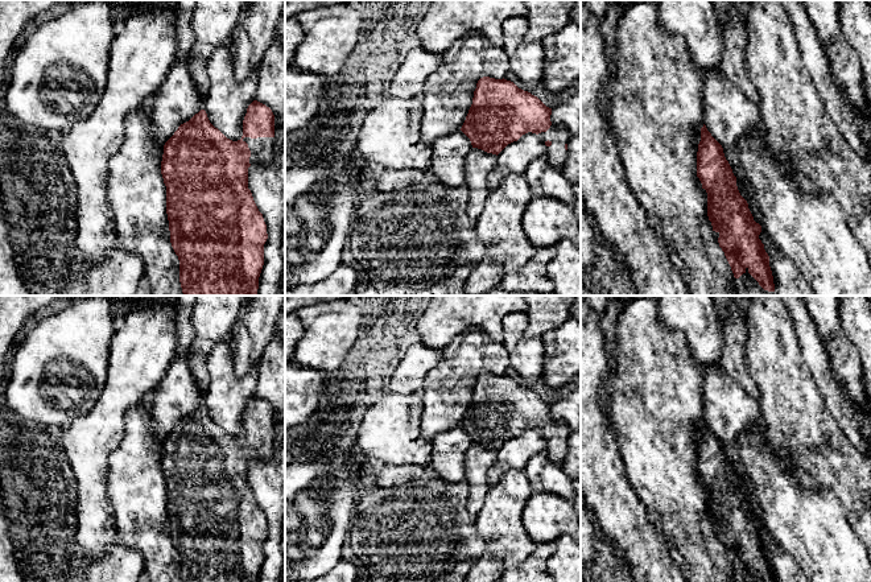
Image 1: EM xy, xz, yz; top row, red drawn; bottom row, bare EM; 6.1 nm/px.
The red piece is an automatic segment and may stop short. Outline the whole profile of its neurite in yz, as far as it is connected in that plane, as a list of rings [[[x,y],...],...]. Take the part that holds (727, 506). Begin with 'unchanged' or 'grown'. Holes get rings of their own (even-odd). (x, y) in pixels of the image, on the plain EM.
unchanged; [[[706,421],[701,424],[697,447],[697,472],[707,488],[707,512],[713,527],[719,529],[718,538],[731,562],[735,574],[748,567],[760,582],[775,582],[769,552],[759,534],[761,521],[754,516],[747,496],[740,491],[736,472],[725,453],[722,441],[711,432]]]

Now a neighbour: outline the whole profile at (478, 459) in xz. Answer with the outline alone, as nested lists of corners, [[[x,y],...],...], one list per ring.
[[[472,443],[465,455],[465,482],[470,487],[467,511],[472,517],[480,512],[490,491],[486,474],[496,461],[496,450]]]

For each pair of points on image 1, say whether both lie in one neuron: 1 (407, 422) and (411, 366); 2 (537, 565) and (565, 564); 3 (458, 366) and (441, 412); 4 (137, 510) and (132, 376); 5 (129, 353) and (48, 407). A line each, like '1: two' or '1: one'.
1: one
2: two
3: one
4: two
5: two

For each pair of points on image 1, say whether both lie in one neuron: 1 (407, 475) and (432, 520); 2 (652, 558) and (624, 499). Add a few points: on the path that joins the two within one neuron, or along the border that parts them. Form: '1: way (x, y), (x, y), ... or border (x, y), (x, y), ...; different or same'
1: border (437, 477), (417, 477), (396, 484), (379, 487); different
2: way (640, 544), (631, 531), (624, 514); same

